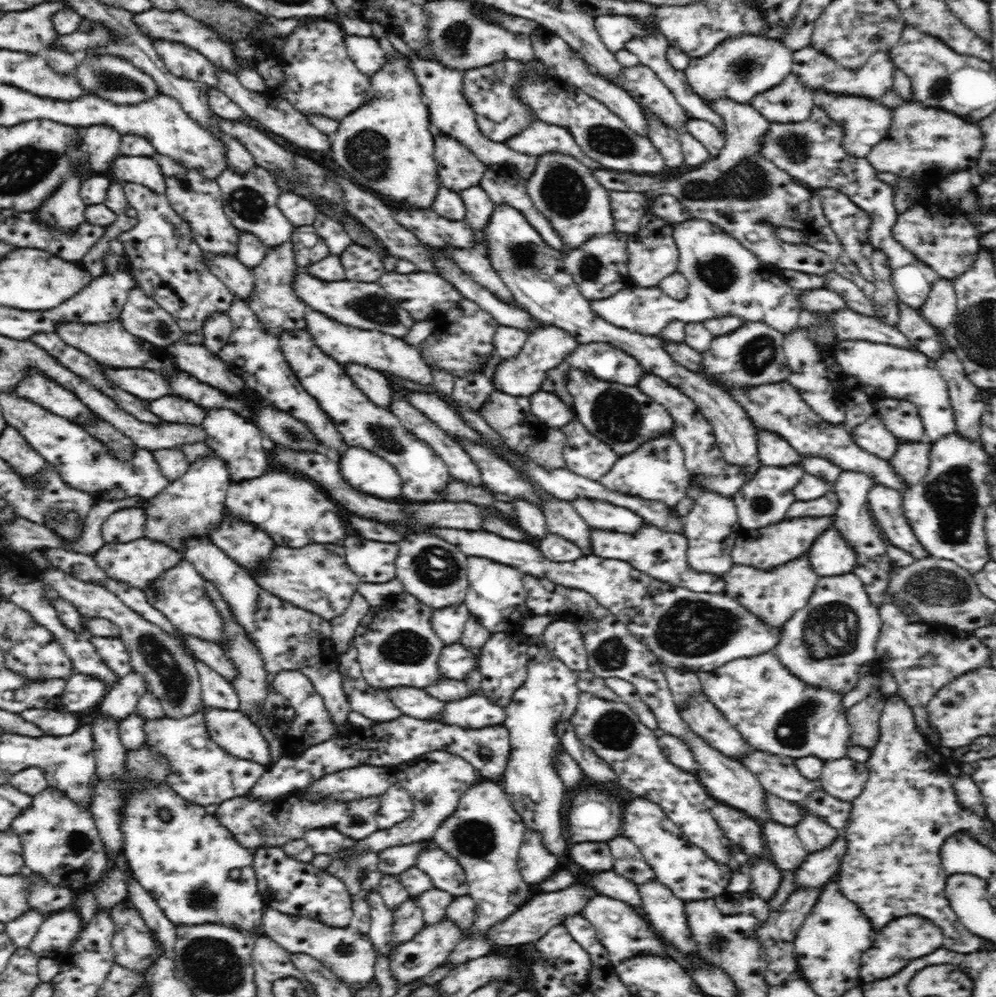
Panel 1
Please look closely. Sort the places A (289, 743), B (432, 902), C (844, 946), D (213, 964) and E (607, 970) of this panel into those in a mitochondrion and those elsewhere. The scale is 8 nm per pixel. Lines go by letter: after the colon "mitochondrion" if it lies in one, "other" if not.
A: other
B: mitochondrion
C: other
D: mitochondrion
E: other

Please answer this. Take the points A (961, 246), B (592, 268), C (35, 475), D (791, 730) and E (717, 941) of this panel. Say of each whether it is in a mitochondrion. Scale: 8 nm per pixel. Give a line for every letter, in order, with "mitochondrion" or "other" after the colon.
A: other
B: mitochondrion
C: other
D: mitochondrion
E: mitochondrion

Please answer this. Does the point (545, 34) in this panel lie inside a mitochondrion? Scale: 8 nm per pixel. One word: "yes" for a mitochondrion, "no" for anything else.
no

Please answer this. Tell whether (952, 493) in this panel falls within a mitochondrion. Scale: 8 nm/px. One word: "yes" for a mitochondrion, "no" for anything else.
yes

